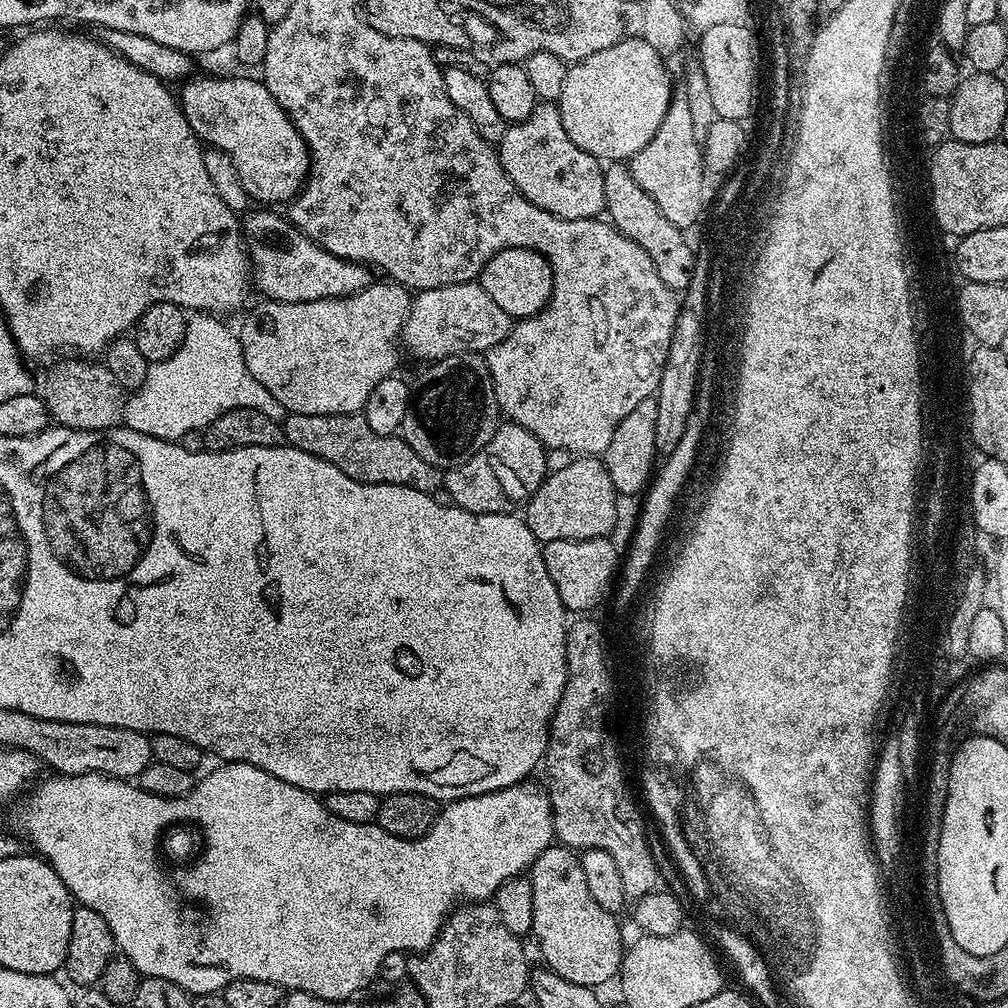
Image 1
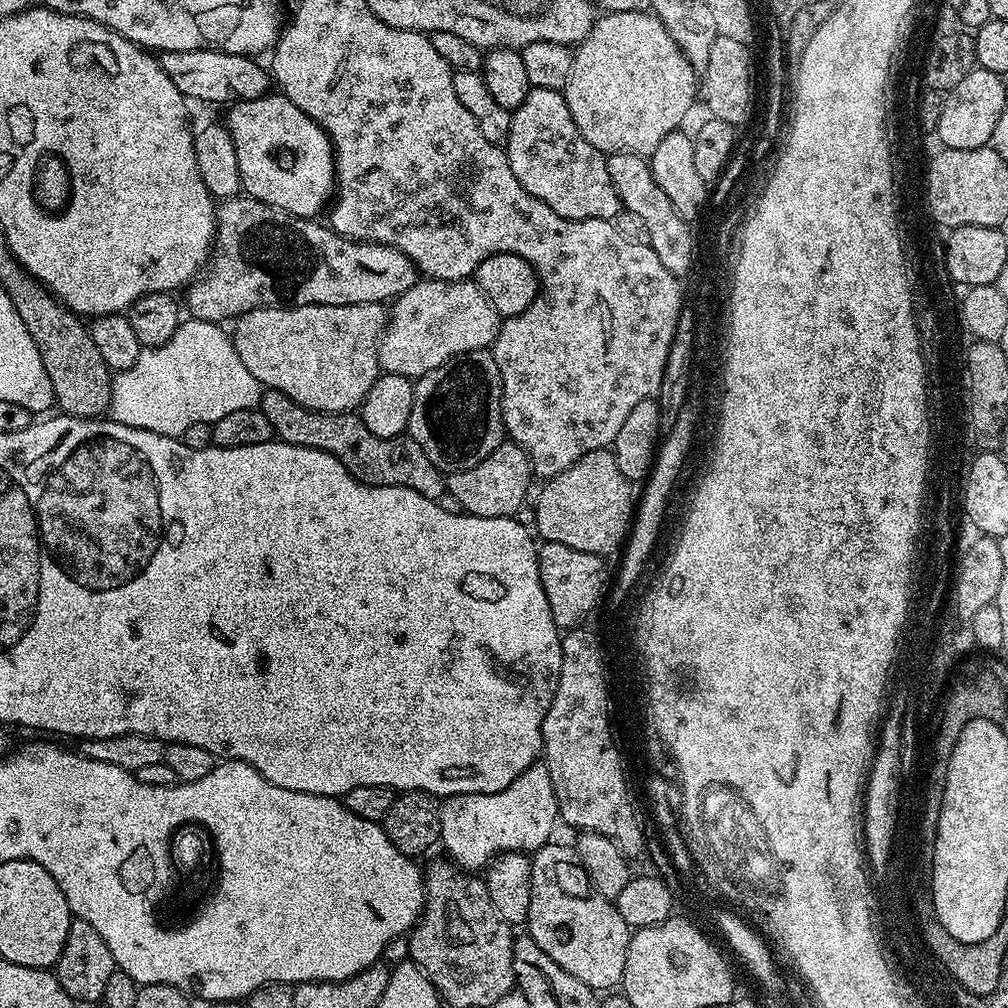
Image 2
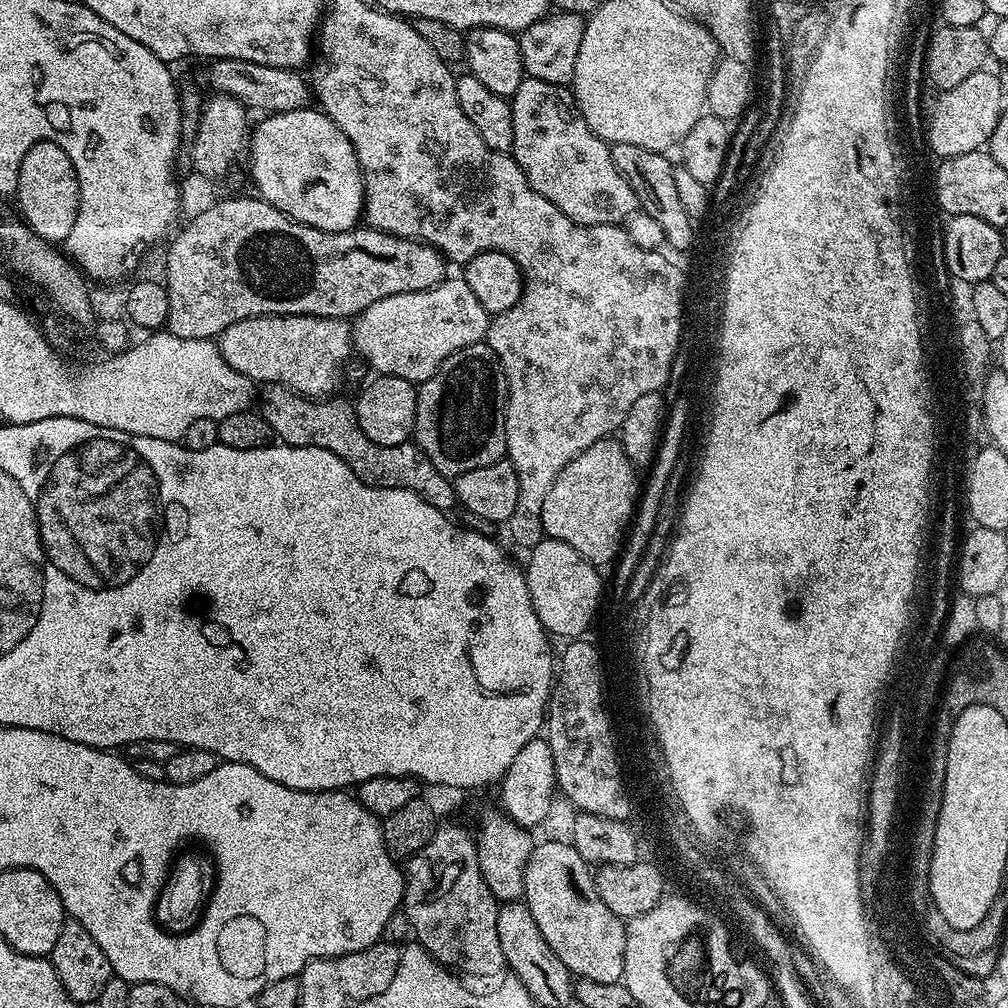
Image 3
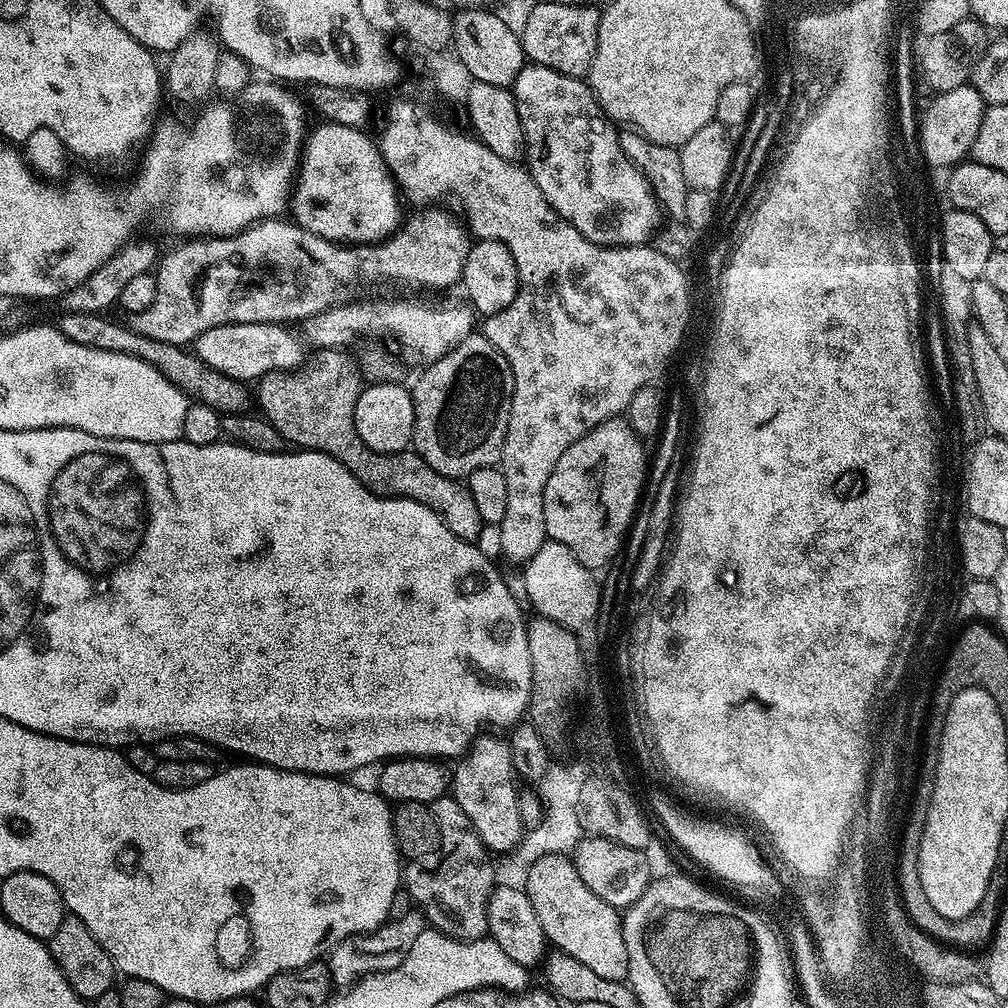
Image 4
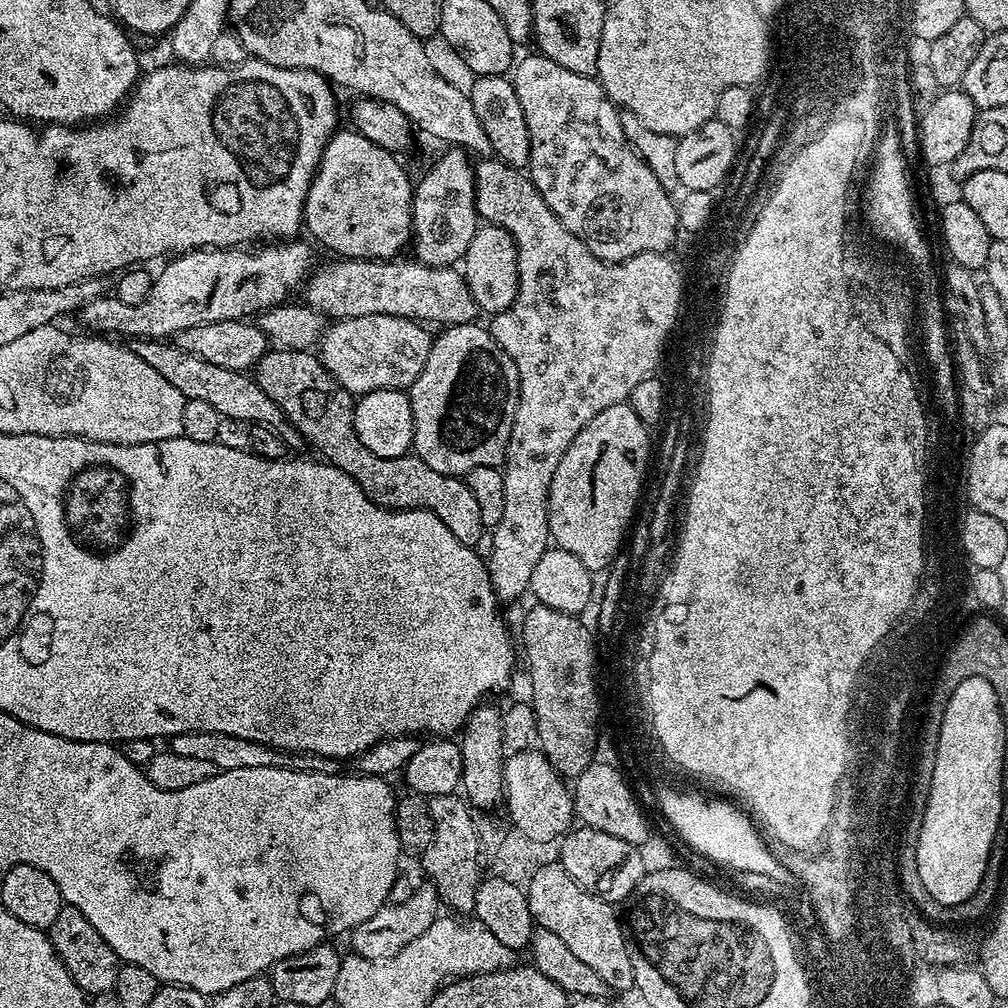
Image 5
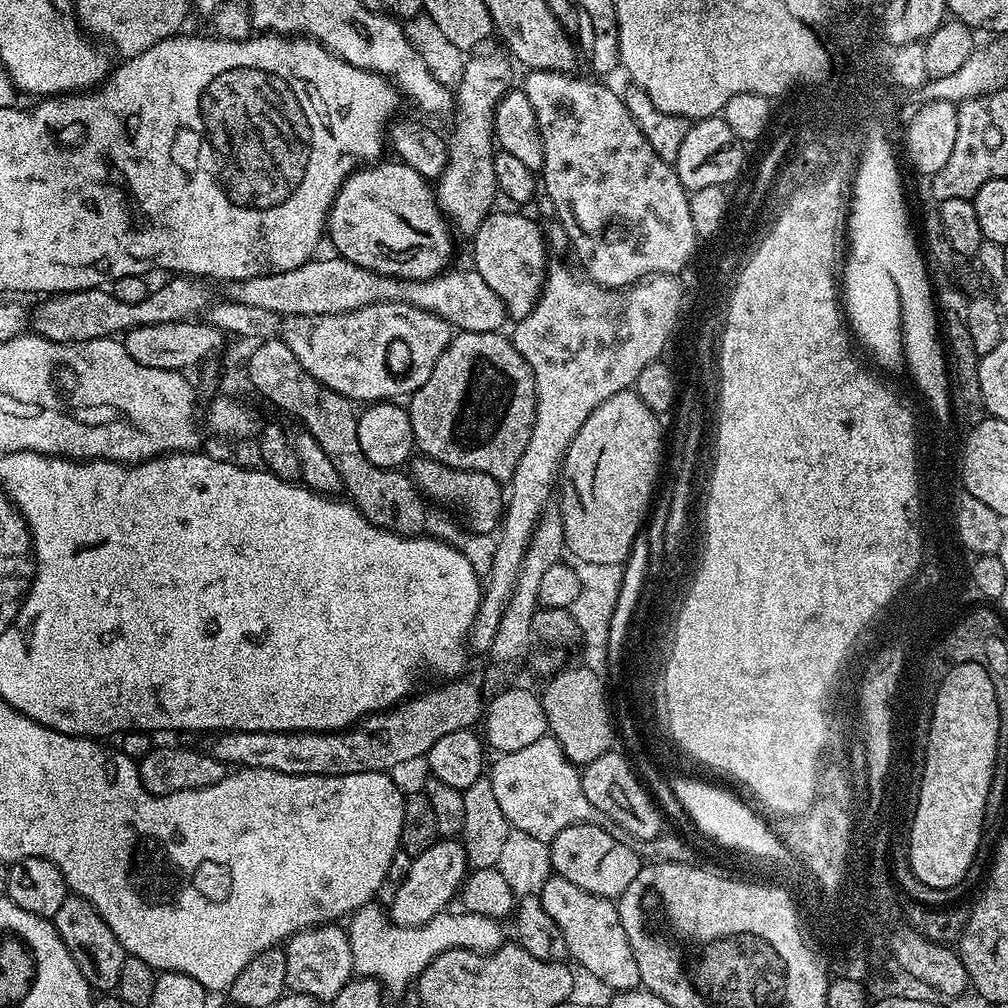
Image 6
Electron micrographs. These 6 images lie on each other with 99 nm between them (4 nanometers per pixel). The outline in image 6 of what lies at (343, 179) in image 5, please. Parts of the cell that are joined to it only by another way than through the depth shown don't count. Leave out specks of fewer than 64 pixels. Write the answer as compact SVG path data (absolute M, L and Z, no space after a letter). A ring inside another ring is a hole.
M403 162L384 163L361 167L344 180L340 193L328 210L327 239L332 239L333 246L340 251L337 252L339 259L354 262L371 272L399 280L432 280L451 265L448 263L452 260L453 229L436 201L433 185L418 174L418 170Z

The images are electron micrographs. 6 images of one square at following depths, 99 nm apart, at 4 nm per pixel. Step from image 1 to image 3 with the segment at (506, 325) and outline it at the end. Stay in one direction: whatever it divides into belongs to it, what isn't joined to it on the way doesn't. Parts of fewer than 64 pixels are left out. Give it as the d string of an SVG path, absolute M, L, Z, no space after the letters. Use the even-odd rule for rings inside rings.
M445 278L426 292L394 294L390 298L374 302L374 306L366 306L366 310L351 321L352 347L357 353L364 355L364 360L373 368L373 373L406 378L419 386L434 375L438 366L442 366L442 362L450 358L450 354L481 343L488 332L488 320L490 313L482 306L482 302L478 302L478 298L474 298L474 290L466 286L463 278Z

